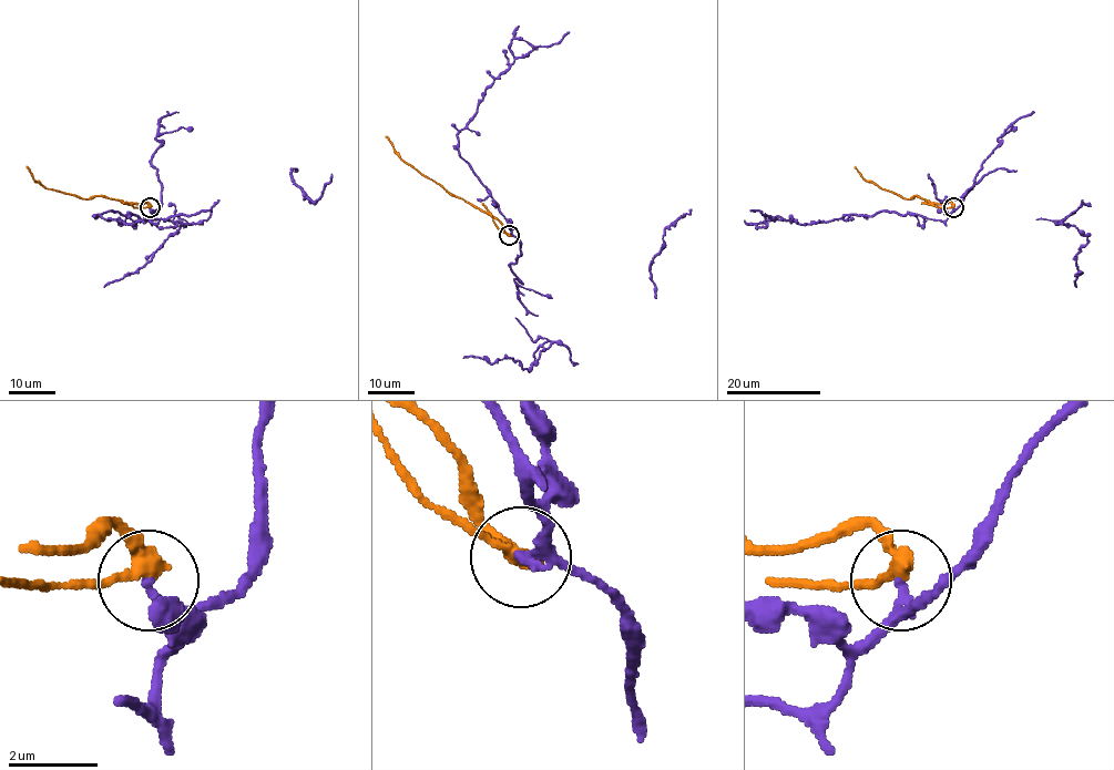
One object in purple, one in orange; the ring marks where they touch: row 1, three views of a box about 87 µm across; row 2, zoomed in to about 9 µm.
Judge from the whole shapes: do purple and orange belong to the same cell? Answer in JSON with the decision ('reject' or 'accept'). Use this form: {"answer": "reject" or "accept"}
{"answer": "reject"}

